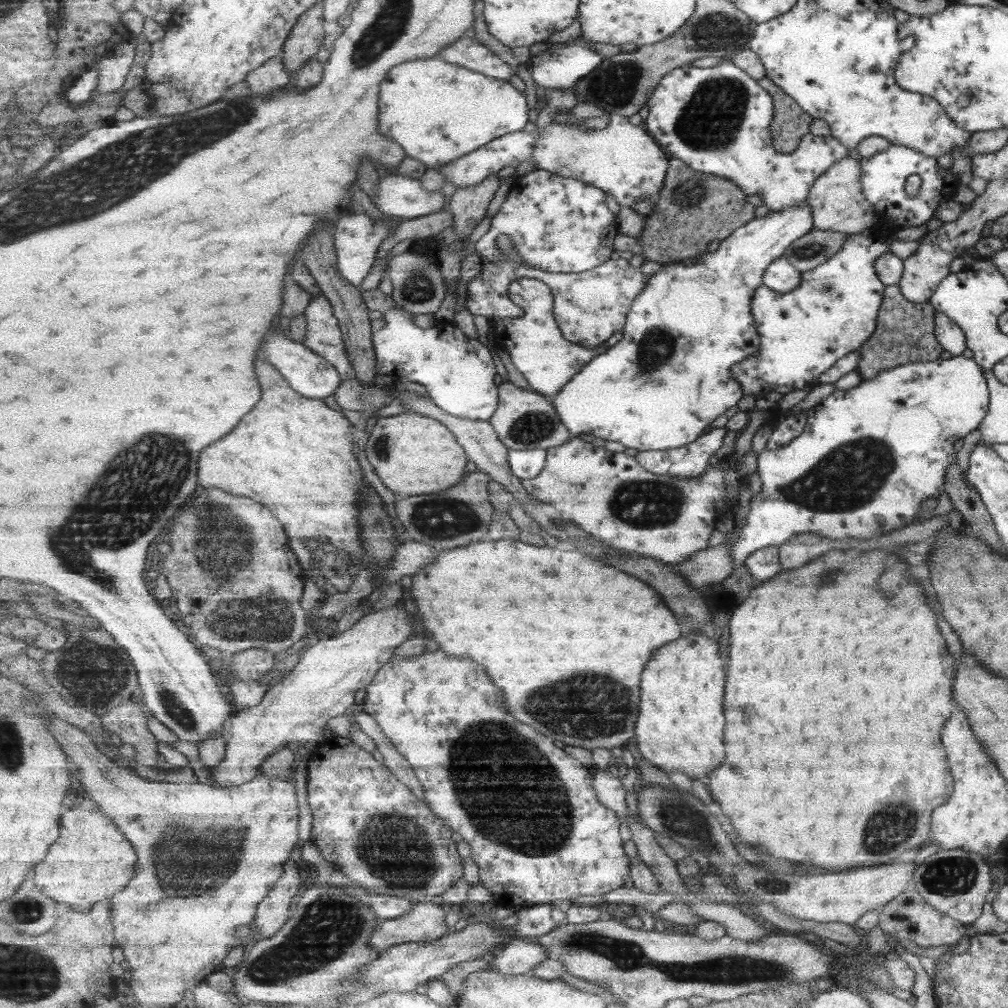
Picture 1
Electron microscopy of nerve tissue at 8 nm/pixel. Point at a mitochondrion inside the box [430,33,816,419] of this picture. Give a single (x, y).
(710, 122)

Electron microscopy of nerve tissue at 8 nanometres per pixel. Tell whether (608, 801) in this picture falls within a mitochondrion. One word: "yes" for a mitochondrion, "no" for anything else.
no

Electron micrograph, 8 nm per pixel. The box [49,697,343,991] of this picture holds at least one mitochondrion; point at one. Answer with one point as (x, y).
(189, 856)

